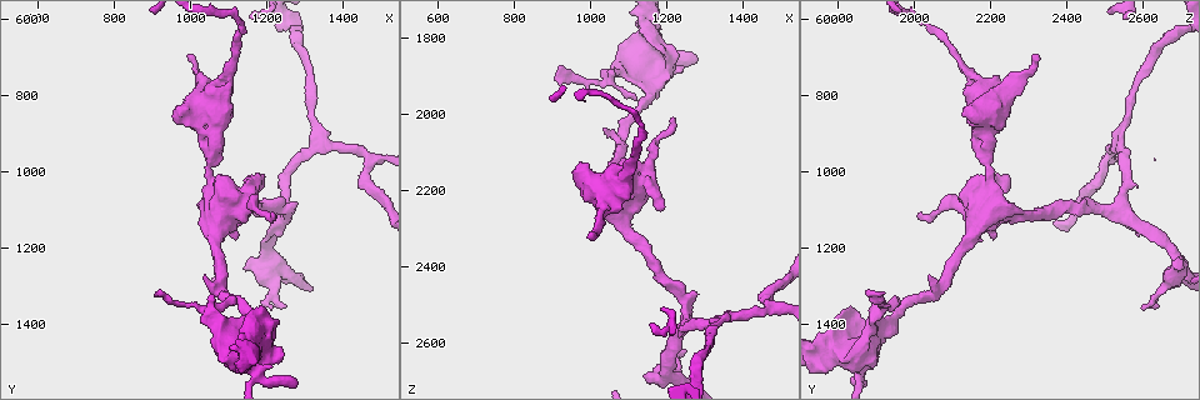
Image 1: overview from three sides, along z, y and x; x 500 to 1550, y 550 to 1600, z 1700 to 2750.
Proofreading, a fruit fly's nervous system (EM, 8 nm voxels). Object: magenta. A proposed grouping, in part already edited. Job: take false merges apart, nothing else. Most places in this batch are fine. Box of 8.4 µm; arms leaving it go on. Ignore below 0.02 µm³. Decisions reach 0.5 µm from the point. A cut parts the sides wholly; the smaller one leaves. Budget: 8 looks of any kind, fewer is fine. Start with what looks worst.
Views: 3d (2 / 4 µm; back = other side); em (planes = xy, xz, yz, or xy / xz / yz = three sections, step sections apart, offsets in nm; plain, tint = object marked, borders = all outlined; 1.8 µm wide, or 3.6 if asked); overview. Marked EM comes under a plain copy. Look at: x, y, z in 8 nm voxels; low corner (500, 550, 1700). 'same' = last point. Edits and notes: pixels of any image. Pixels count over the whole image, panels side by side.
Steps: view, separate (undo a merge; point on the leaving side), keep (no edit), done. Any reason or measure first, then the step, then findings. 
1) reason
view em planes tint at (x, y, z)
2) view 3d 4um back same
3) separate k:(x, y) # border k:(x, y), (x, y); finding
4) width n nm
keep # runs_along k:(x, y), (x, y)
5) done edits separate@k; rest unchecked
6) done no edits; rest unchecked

arms run side by side
view 3d 4um at (1170, 1455, 1830)

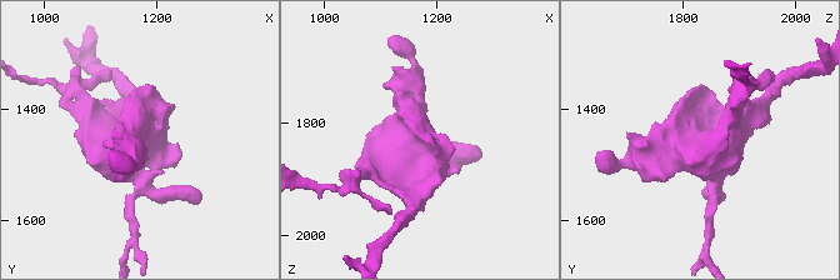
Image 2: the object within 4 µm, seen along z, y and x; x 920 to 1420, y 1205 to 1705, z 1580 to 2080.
now the EM
view em 3.6um planes tint at (1165, 1460, 1835)

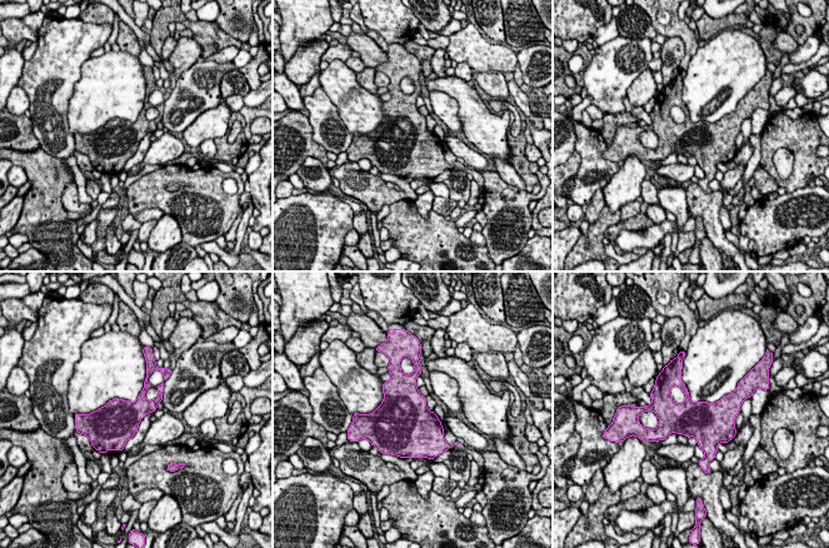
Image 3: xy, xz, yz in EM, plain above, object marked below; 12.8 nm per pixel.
keep # all the same neuron

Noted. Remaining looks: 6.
three arms meet
view 3d 2um at (1250, 1100, 2500)

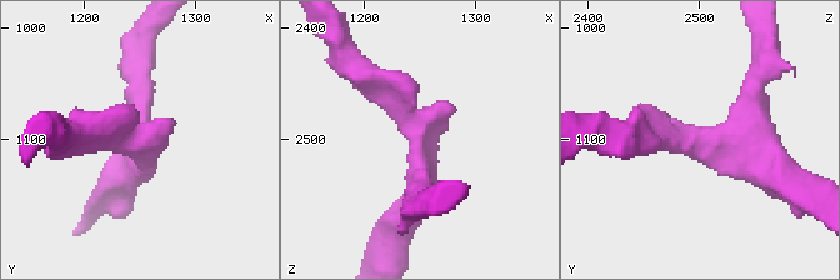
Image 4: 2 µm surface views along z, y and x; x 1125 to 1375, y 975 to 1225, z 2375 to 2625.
arms 3; arm_widths 190, 220, 240 nm
view em planes tint at (1246, 1096, 2502)

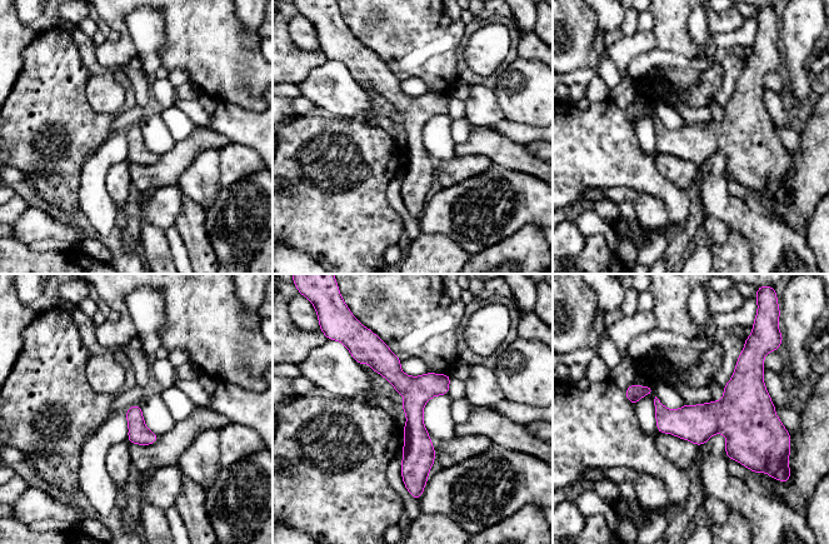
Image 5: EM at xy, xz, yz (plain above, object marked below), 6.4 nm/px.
width 140 nm
keep # one neuron here

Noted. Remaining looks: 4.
looks like a crossing
view 3d 4um at (1110, 1115, 2165)

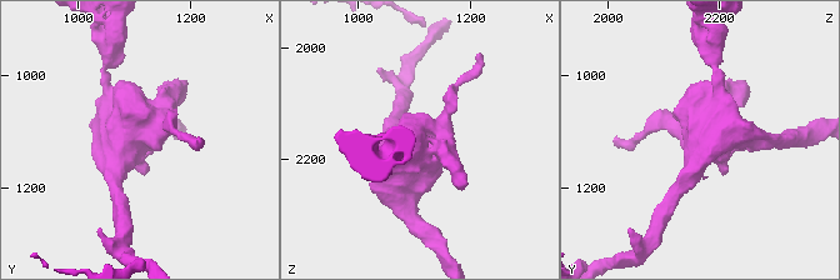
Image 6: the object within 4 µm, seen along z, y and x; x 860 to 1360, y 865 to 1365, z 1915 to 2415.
need the tissue
view em 3.6um planes tint at (1100, 1110, 2165)

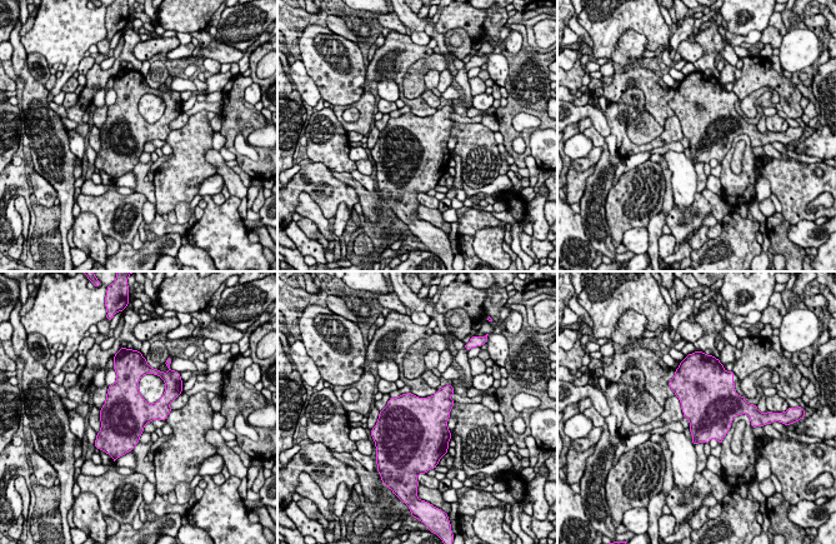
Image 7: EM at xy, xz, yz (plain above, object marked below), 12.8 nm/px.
keep # continuous, no second neuron

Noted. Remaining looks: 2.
done no edits; rest unchecked

